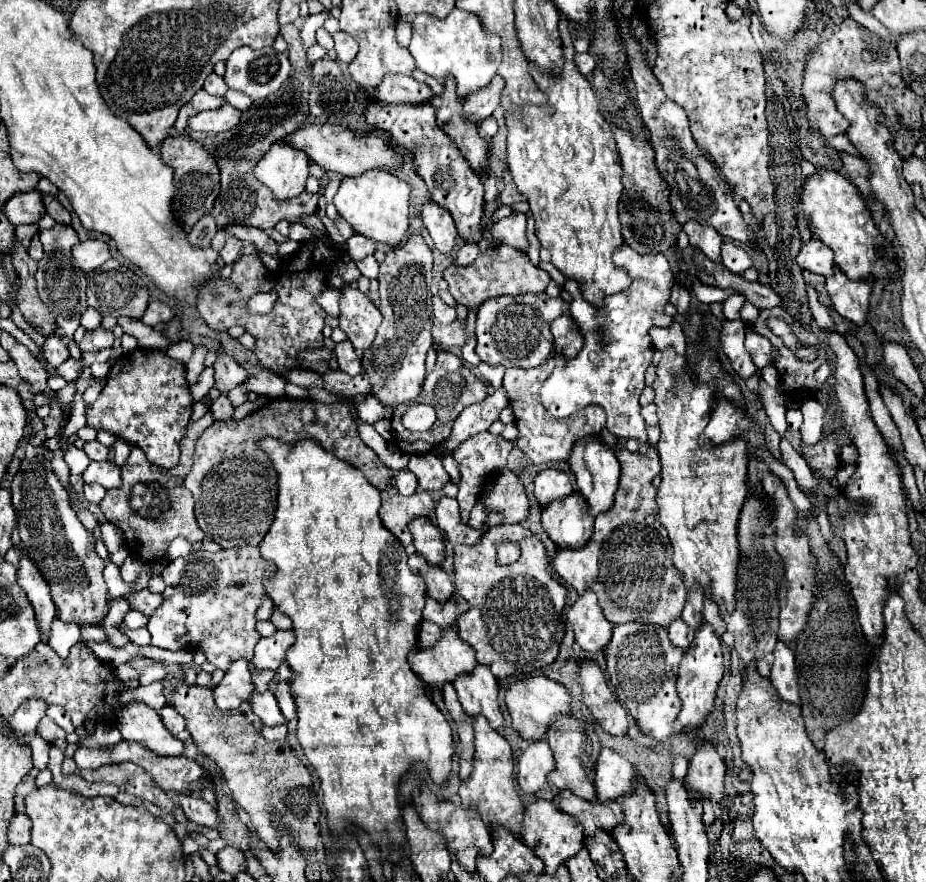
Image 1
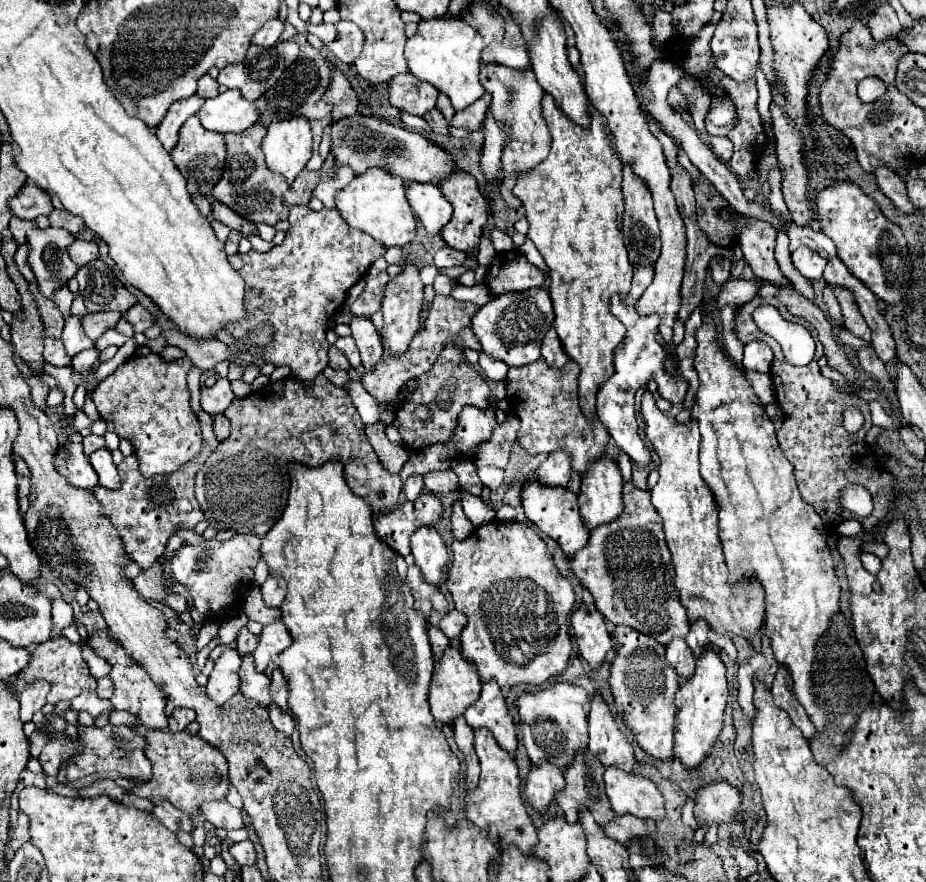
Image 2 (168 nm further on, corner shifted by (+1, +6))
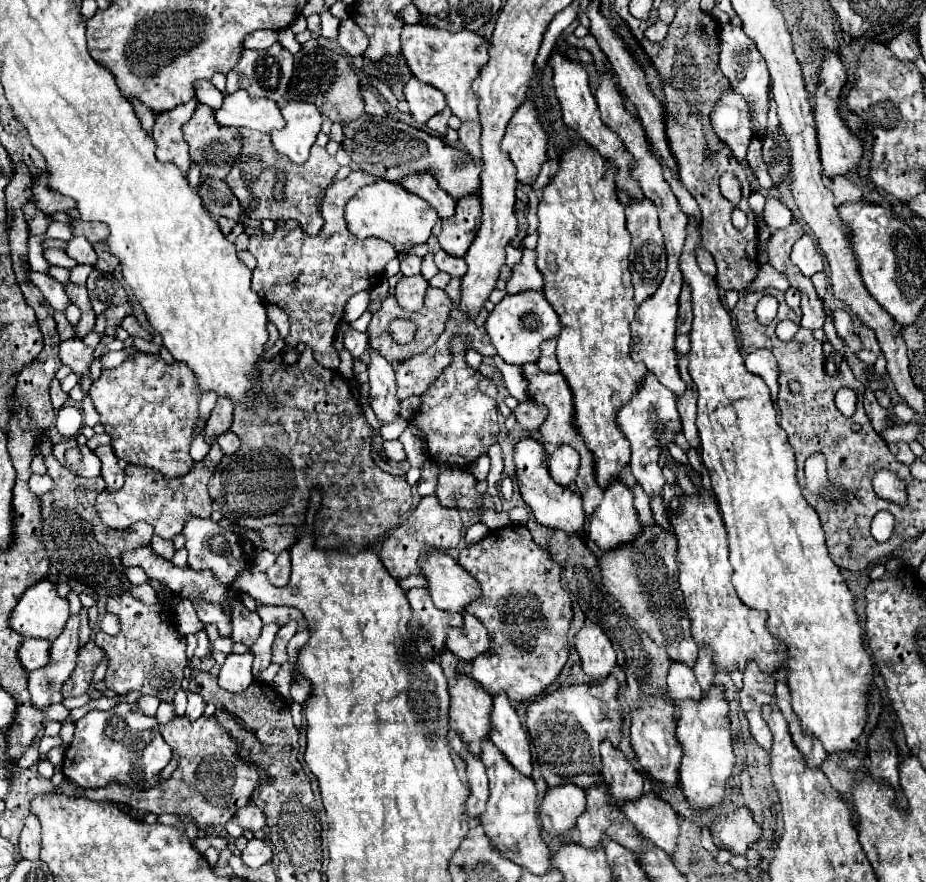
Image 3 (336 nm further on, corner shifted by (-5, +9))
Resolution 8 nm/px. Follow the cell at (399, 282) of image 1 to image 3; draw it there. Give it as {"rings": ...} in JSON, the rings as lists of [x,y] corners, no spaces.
{"rings":[[[422,275],[416,277],[402,277],[396,285],[396,301],[402,309],[406,311],[420,311],[422,309],[422,299],[428,289],[428,281]]]}

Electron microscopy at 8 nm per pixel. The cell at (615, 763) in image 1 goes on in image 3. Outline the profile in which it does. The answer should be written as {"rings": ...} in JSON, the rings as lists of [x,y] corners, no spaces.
{"rings":[[[642,793],[638,799],[622,803],[622,813],[634,823],[634,827],[664,849],[668,855],[676,849],[680,825],[674,809],[656,793]]]}

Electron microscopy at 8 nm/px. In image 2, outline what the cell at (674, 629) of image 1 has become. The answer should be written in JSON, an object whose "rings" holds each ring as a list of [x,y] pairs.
{"rings":[[[674,638],[670,642],[670,646],[666,648],[666,660],[672,664],[672,668],[676,668],[676,674],[680,678],[692,678],[694,672],[694,656],[686,644],[686,640],[682,638]]]}

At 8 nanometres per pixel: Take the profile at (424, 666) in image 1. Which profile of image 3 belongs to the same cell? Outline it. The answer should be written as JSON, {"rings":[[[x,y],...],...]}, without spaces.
{"rings":[[[456,675],[452,687],[450,687],[450,709],[448,709],[448,727],[454,729],[462,741],[468,743],[468,751],[480,755],[480,745],[490,735],[490,705],[492,695],[486,693],[476,681],[472,681],[466,675]]]}

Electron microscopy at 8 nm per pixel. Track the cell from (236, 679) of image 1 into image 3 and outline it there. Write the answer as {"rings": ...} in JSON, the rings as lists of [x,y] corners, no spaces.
{"rings":[[[248,651],[244,655],[228,655],[224,665],[220,667],[220,675],[218,675],[218,685],[230,693],[242,693],[252,681],[252,673],[250,673],[250,665],[252,665],[254,655]]]}

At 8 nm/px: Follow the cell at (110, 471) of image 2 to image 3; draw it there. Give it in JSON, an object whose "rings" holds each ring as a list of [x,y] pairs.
{"rings":[[[102,445],[94,451],[102,461],[102,479],[106,481],[106,489],[116,491],[124,485],[124,471],[118,467],[118,459],[114,455],[112,445]]]}

